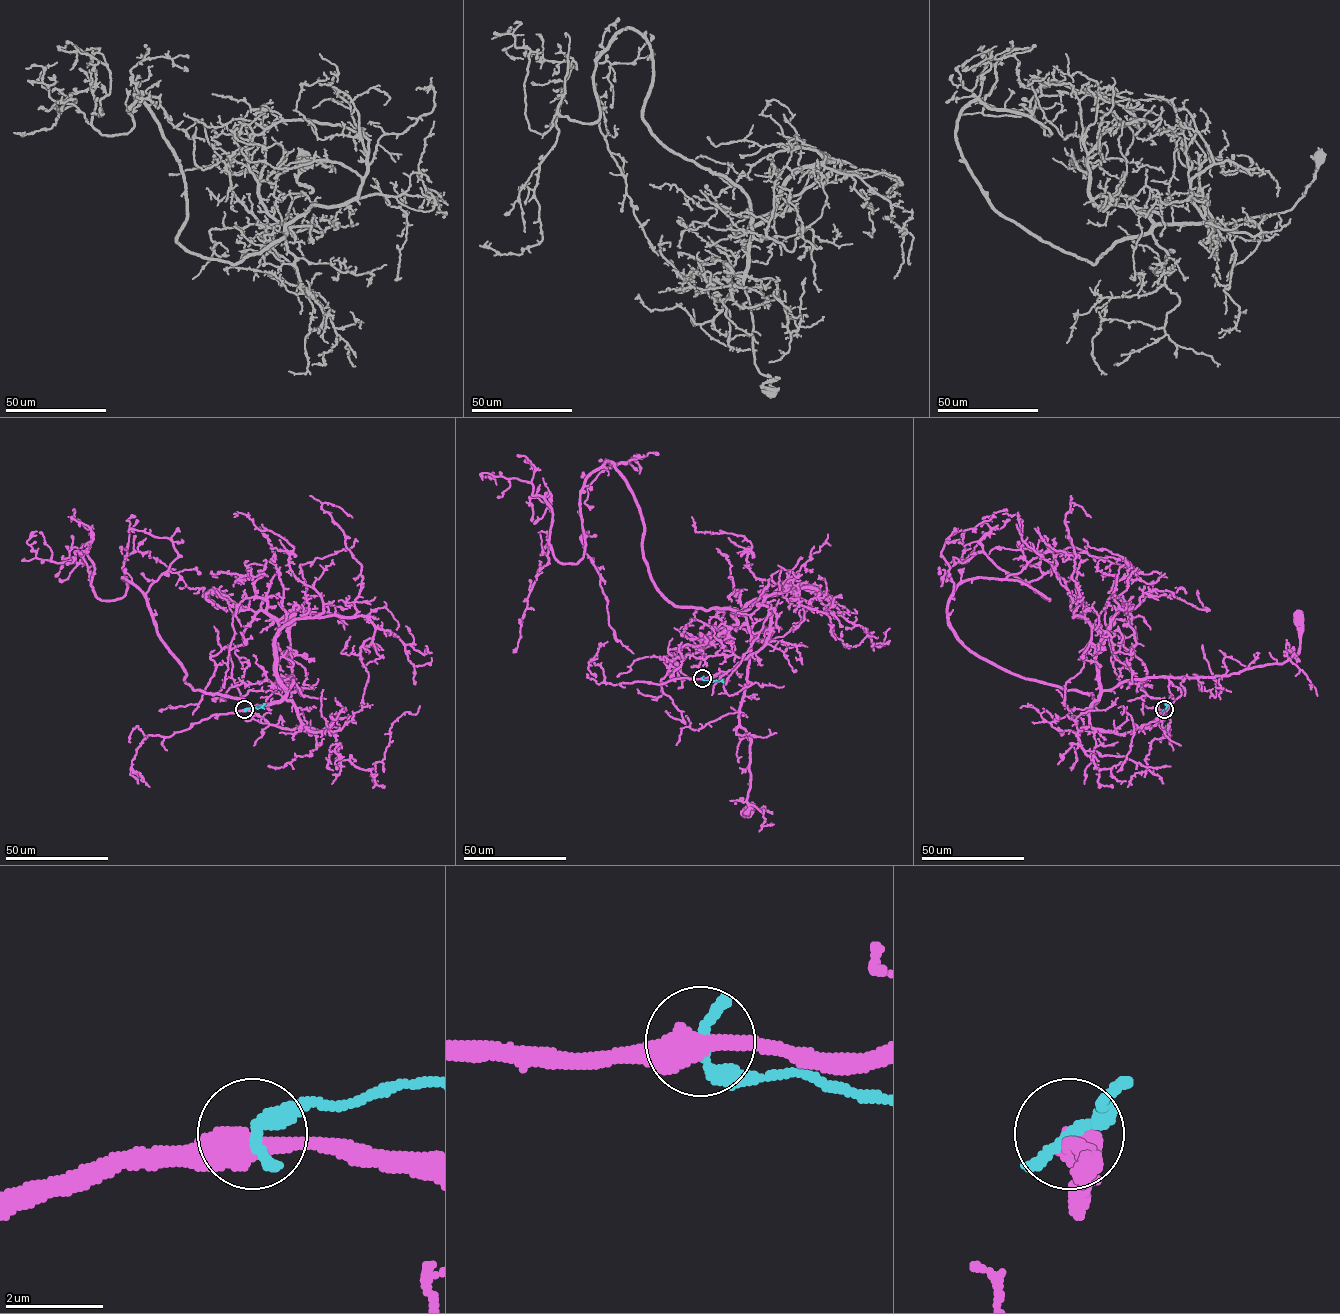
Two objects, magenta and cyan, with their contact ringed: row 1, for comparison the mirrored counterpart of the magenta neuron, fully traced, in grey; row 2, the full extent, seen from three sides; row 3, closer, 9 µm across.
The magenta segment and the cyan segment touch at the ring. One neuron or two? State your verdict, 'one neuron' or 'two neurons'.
two neurons

